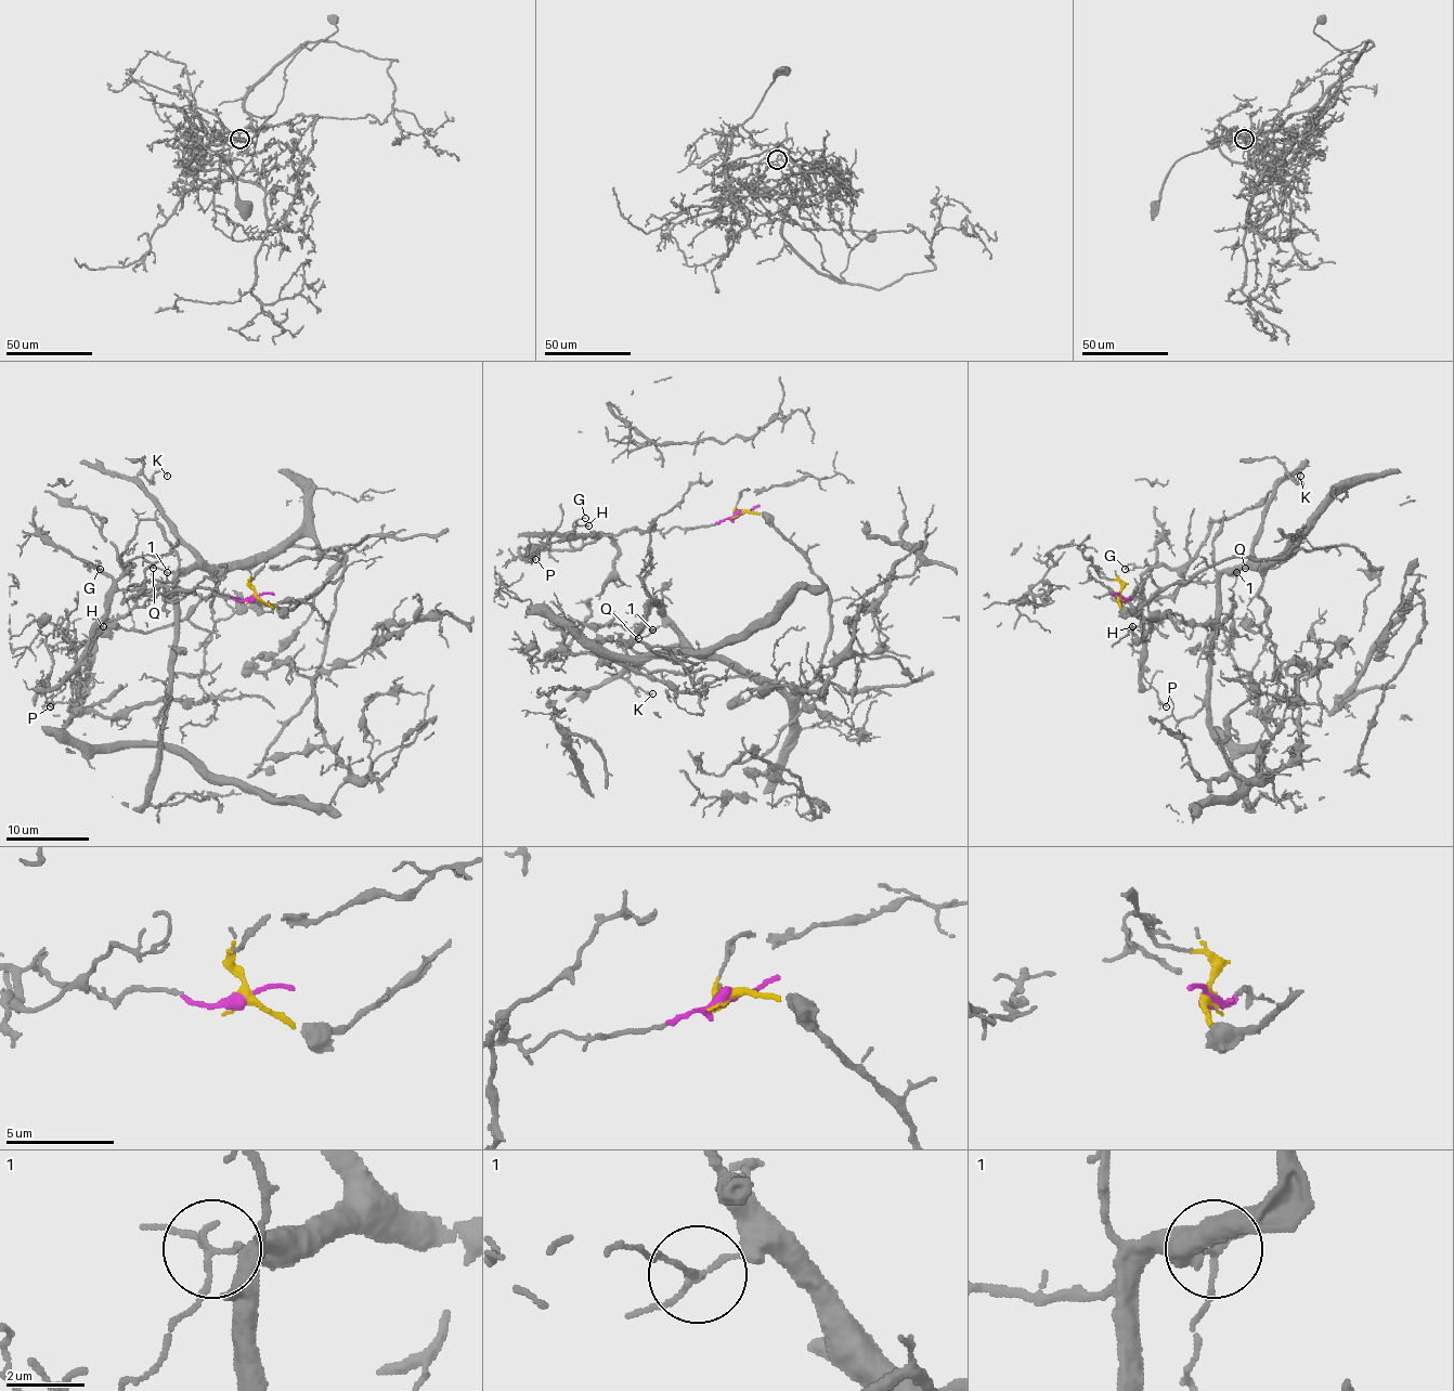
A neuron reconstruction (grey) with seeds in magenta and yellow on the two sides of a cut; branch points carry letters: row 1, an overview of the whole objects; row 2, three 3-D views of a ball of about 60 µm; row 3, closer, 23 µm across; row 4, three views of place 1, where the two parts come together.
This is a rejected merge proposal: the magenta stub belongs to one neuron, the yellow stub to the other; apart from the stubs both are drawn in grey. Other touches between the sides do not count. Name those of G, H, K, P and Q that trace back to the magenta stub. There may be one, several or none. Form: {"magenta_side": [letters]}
{"magenta_side": ["G", "H", "P"]}

